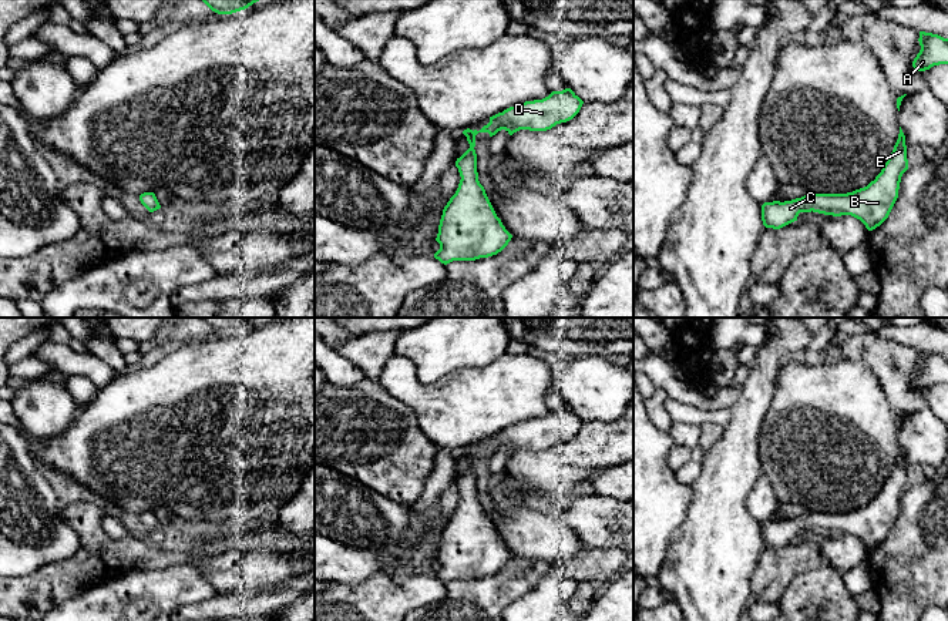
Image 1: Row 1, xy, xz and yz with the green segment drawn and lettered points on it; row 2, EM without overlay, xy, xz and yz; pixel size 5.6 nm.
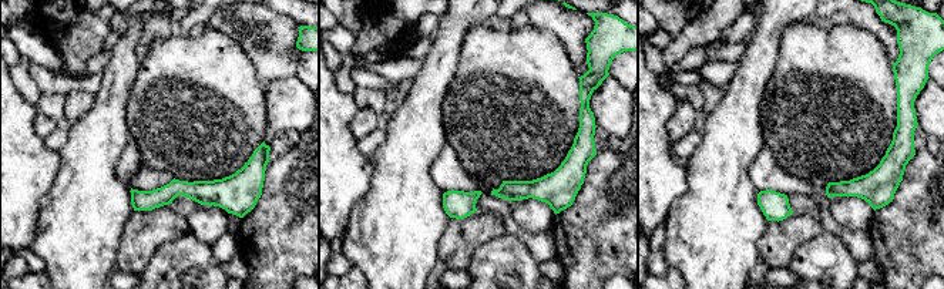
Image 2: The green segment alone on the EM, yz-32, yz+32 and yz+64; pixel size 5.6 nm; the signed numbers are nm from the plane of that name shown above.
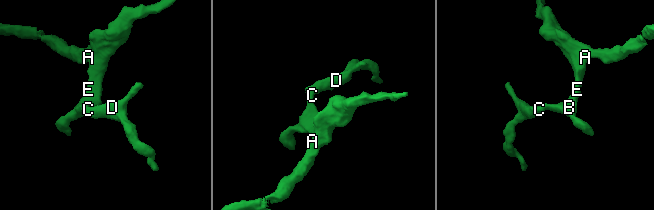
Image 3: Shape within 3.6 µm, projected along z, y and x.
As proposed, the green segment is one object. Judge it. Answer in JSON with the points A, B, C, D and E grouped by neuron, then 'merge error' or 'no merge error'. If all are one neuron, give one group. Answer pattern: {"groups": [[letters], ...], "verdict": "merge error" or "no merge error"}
{"groups": [["A", "B", "C", "D", "E"]], "verdict": "no merge error"}

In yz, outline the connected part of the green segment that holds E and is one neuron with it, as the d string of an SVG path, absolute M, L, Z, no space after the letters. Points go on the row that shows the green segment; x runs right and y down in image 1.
M900 127L898 140L881 172L867 187L847 194L811 194L791 201L773 201L762 205L766 228L780 229L794 221L800 212L824 215L851 215L868 231L880 226L890 215L897 198L902 174L908 169L905 135Z

